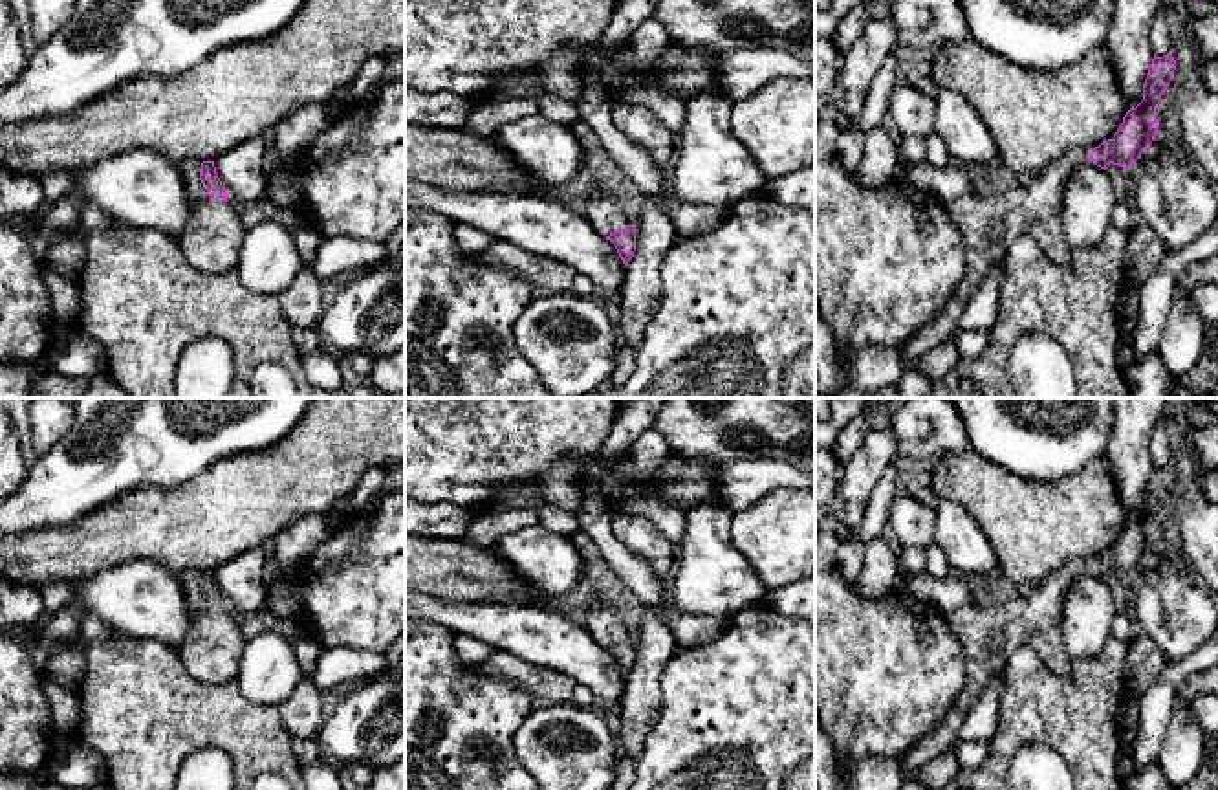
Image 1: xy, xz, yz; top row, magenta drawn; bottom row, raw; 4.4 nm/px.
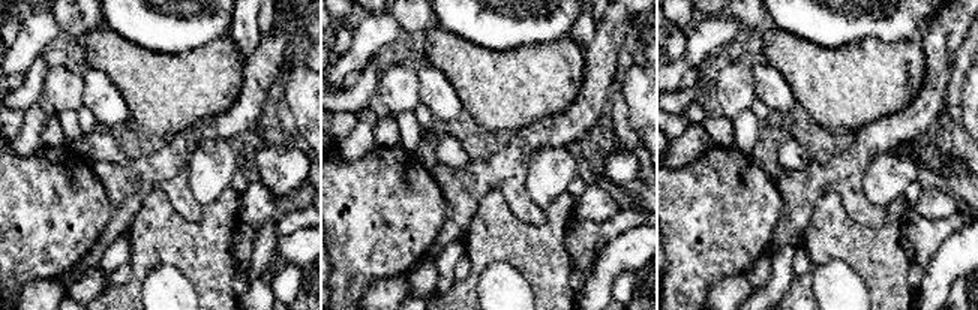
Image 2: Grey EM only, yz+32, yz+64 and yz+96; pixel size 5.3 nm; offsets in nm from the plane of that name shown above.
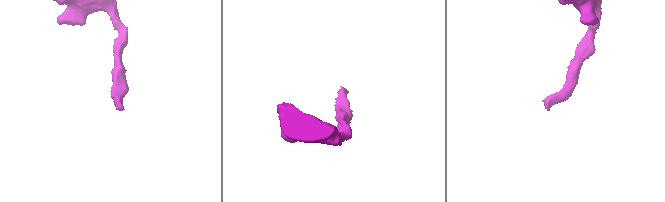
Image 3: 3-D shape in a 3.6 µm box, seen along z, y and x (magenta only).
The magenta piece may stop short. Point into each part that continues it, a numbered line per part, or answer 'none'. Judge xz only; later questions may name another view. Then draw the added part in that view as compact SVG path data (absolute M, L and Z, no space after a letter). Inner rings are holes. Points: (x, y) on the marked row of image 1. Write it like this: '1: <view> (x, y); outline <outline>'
1: xz (603, 211); outline M595 185L588 192L579 209L582 211L590 225L604 238L628 225L621 203L601 185Z

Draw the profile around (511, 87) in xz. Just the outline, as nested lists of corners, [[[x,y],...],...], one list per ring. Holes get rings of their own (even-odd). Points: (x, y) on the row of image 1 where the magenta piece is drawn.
[[[531,73],[506,75],[496,90],[496,99],[537,99],[540,95],[540,77]]]

